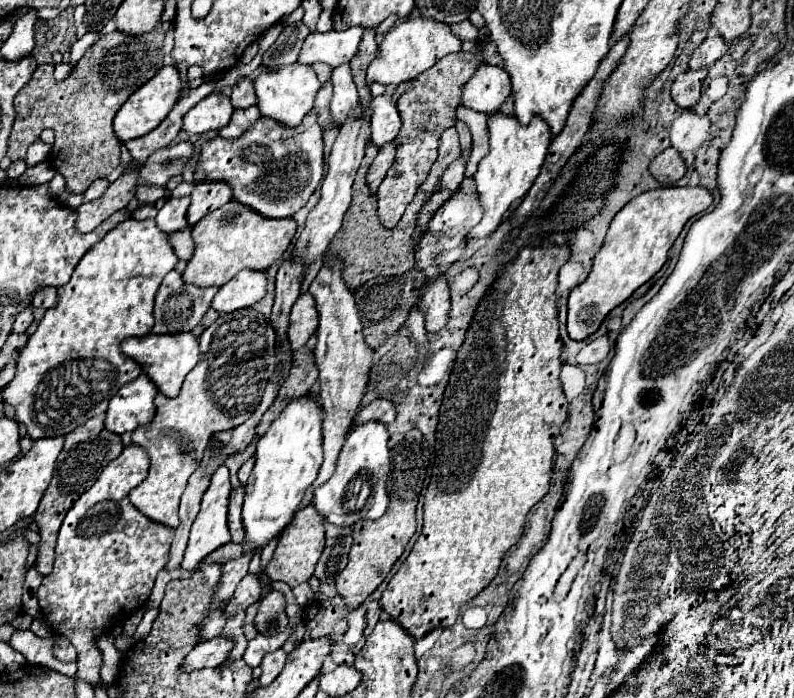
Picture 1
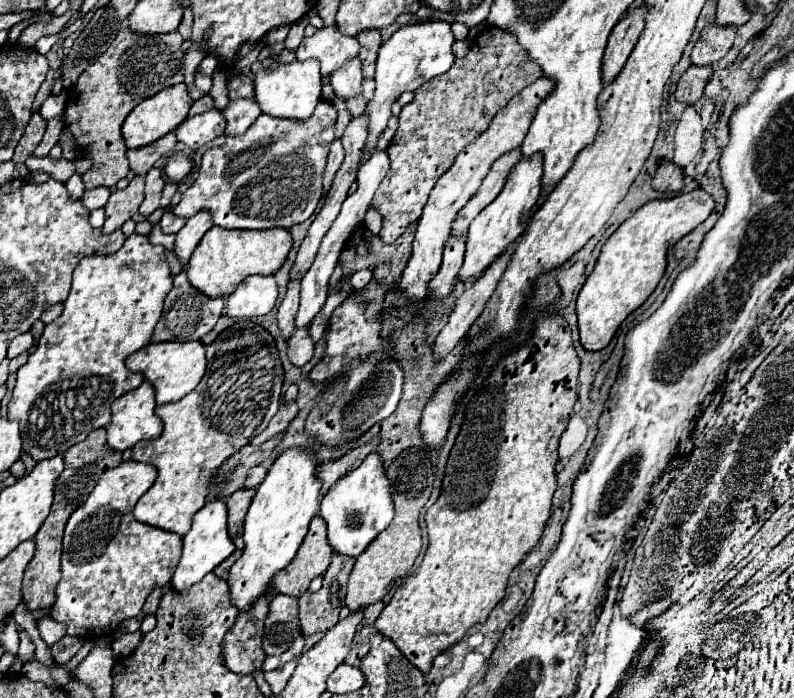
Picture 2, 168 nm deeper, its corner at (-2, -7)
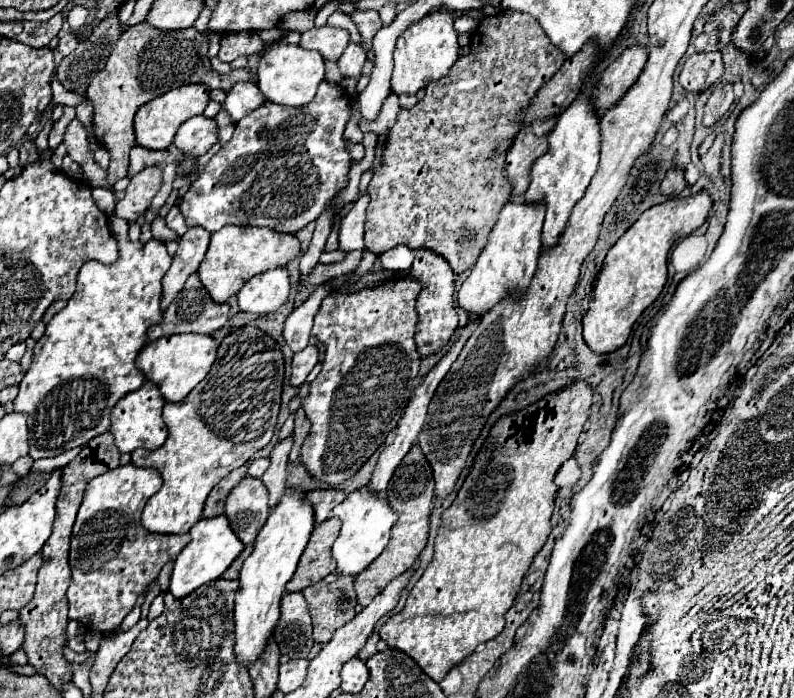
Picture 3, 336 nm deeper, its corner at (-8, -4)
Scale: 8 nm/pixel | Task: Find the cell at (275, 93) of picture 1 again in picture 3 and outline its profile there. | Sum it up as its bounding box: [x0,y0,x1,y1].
[257,42,325,106]

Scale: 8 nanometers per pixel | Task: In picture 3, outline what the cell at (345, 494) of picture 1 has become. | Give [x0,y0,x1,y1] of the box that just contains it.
[333,488,397,576]

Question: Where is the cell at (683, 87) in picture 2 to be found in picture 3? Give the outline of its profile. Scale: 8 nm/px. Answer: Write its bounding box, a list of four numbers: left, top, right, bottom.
[679,52,723,92]

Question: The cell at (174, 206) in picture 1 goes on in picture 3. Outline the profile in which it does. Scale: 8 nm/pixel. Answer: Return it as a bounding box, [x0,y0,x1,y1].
[167,206,187,236]

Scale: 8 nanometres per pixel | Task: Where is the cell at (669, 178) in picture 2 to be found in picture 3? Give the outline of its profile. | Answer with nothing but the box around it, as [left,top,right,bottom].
[661,170,687,196]

